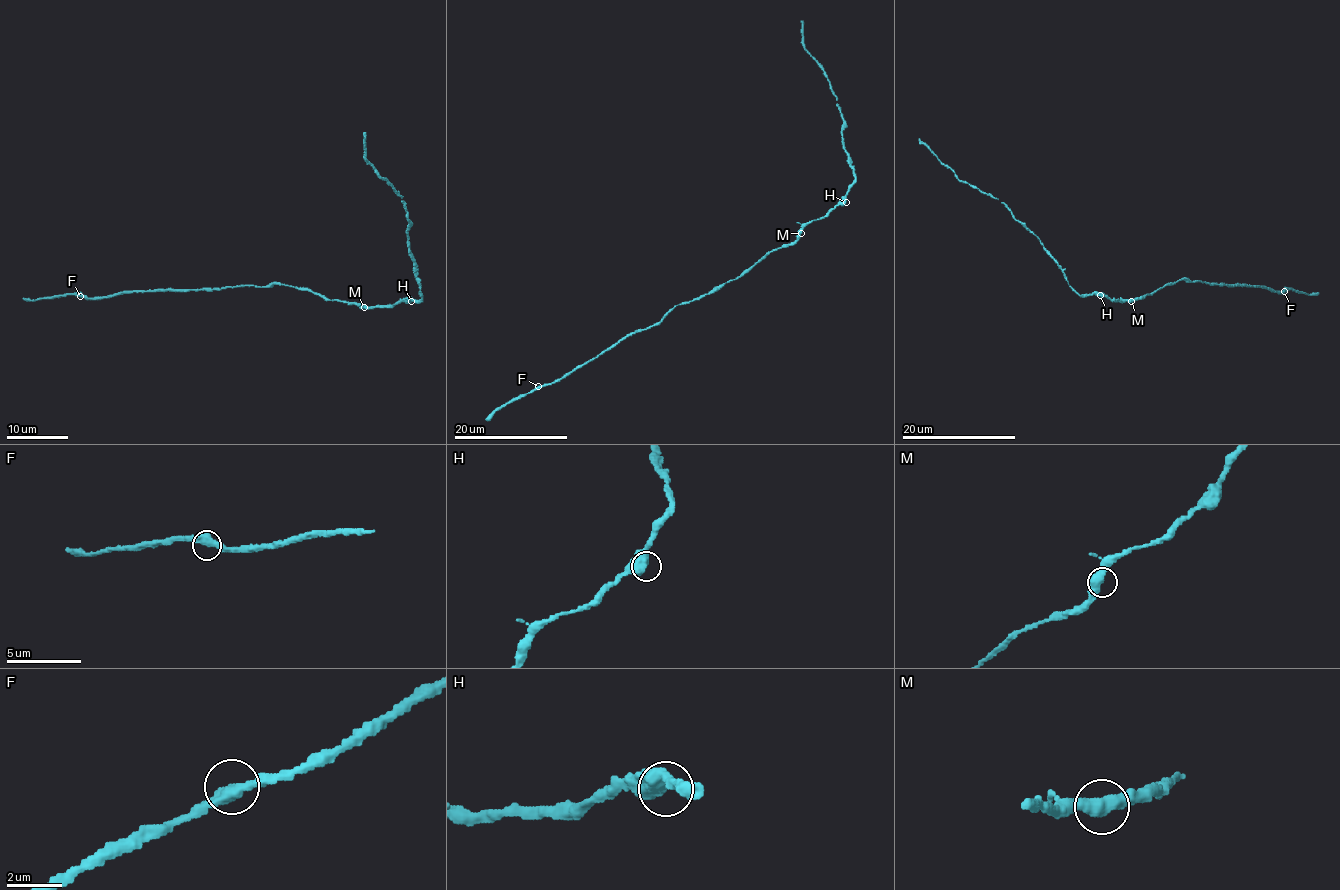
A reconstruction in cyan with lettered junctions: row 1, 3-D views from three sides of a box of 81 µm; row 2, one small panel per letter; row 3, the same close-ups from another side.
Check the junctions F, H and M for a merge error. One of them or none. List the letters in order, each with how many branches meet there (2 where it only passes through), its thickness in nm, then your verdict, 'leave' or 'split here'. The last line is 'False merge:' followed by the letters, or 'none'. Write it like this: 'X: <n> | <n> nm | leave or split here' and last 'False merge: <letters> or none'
F: 2 | 440 nm | leave
H: 2 | 500 nm | leave
M: 2 | 440 nm | leave
False merge: none

